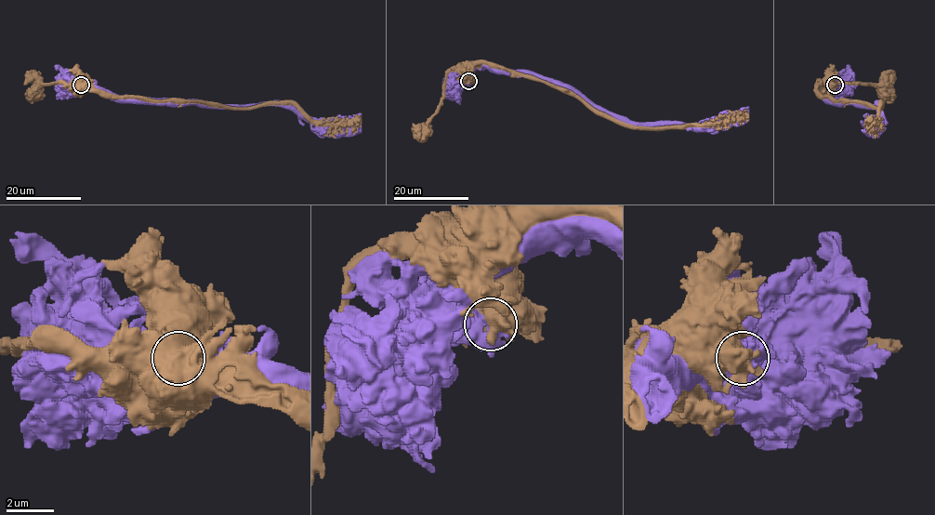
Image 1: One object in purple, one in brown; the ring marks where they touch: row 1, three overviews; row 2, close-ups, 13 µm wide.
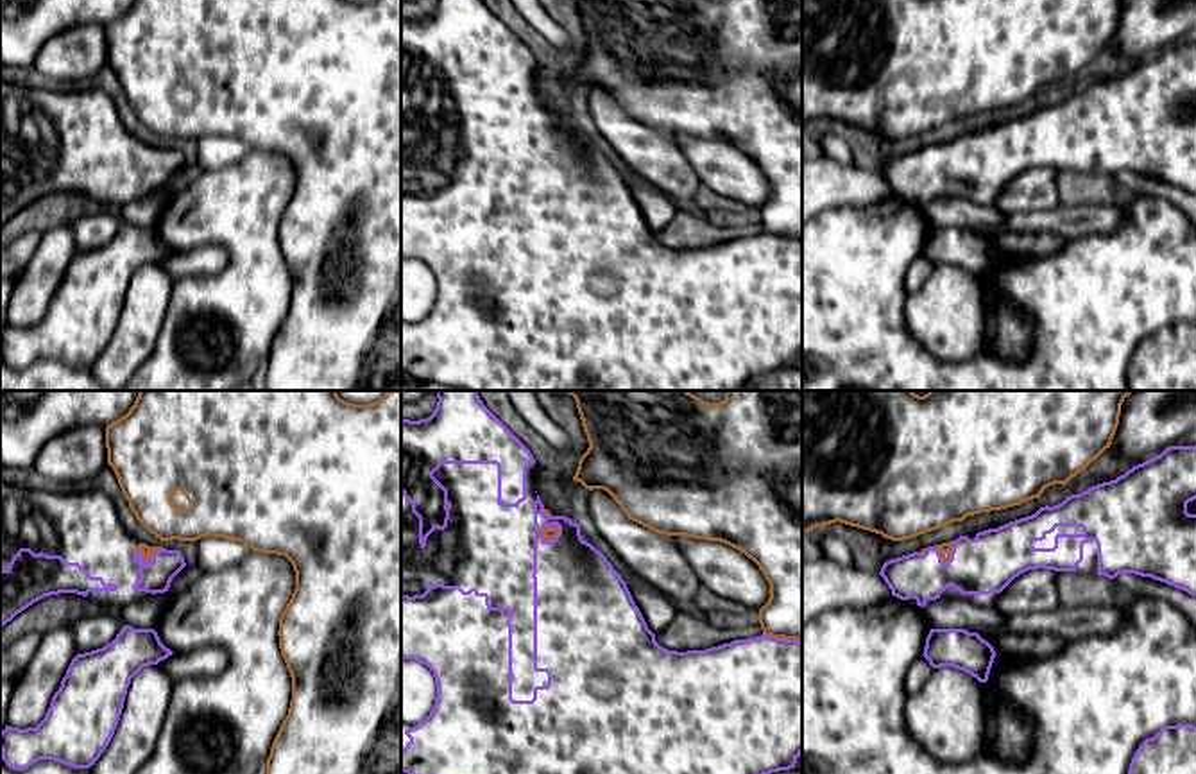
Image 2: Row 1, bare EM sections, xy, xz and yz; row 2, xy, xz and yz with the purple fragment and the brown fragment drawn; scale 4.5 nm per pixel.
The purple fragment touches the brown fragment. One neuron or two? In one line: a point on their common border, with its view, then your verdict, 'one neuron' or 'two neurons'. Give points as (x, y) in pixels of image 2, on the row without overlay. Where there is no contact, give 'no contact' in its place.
contact xz (546, 124); two neurons

